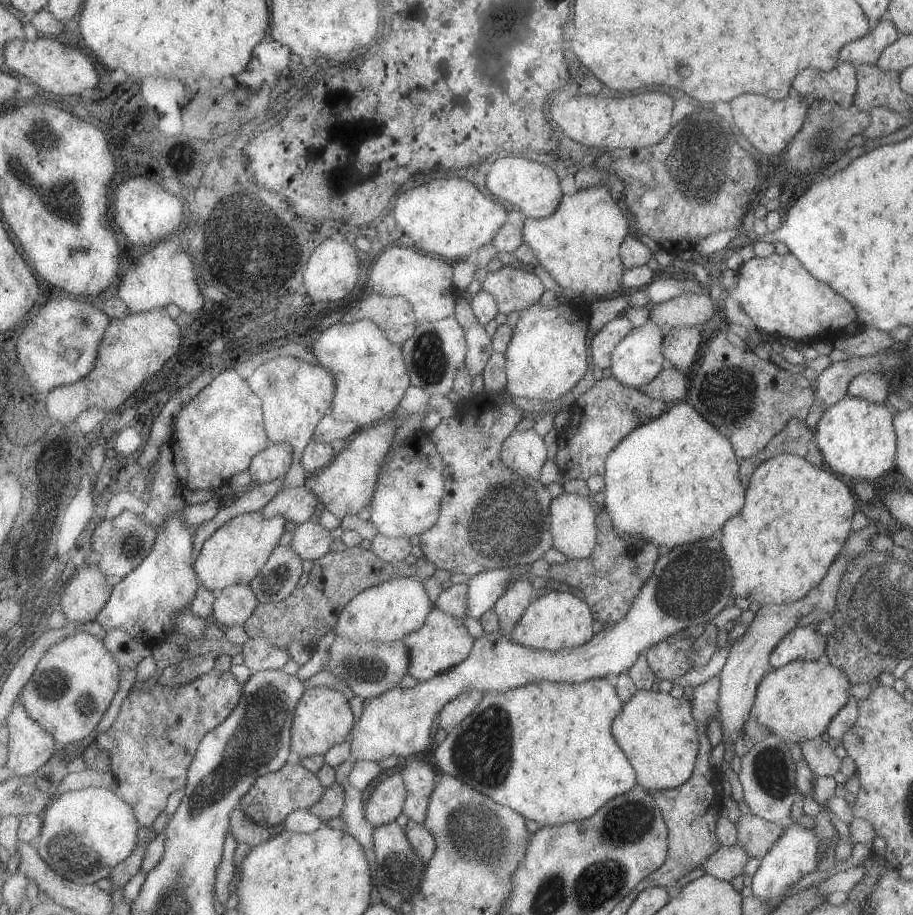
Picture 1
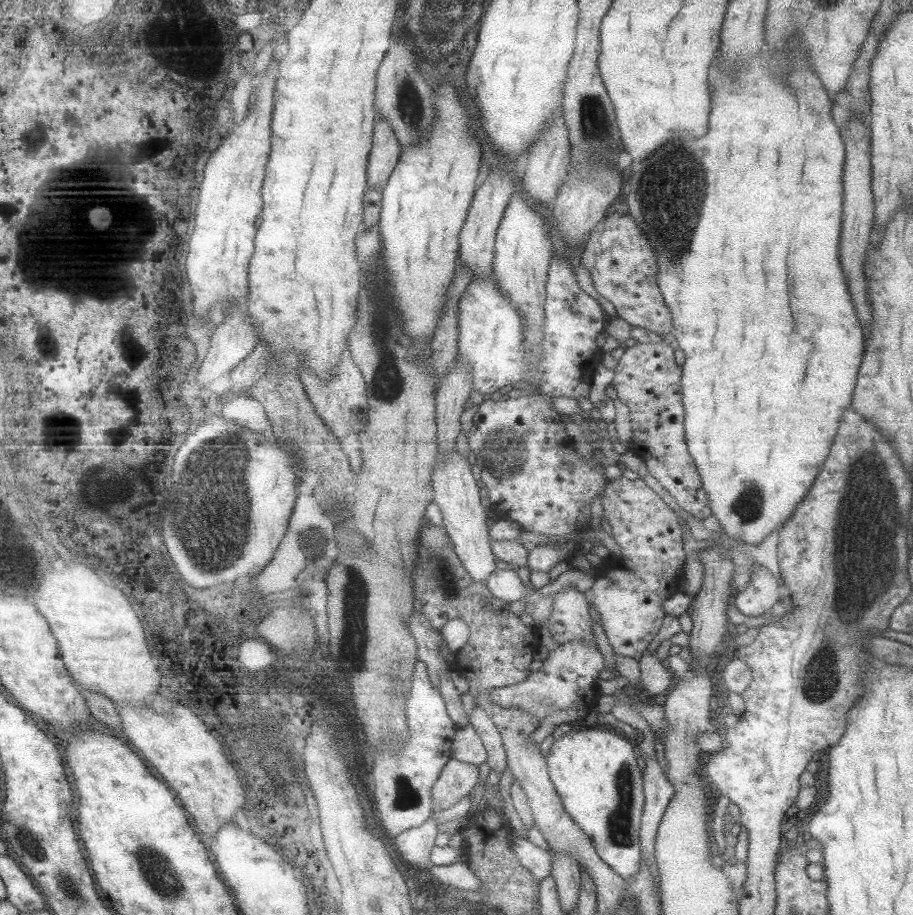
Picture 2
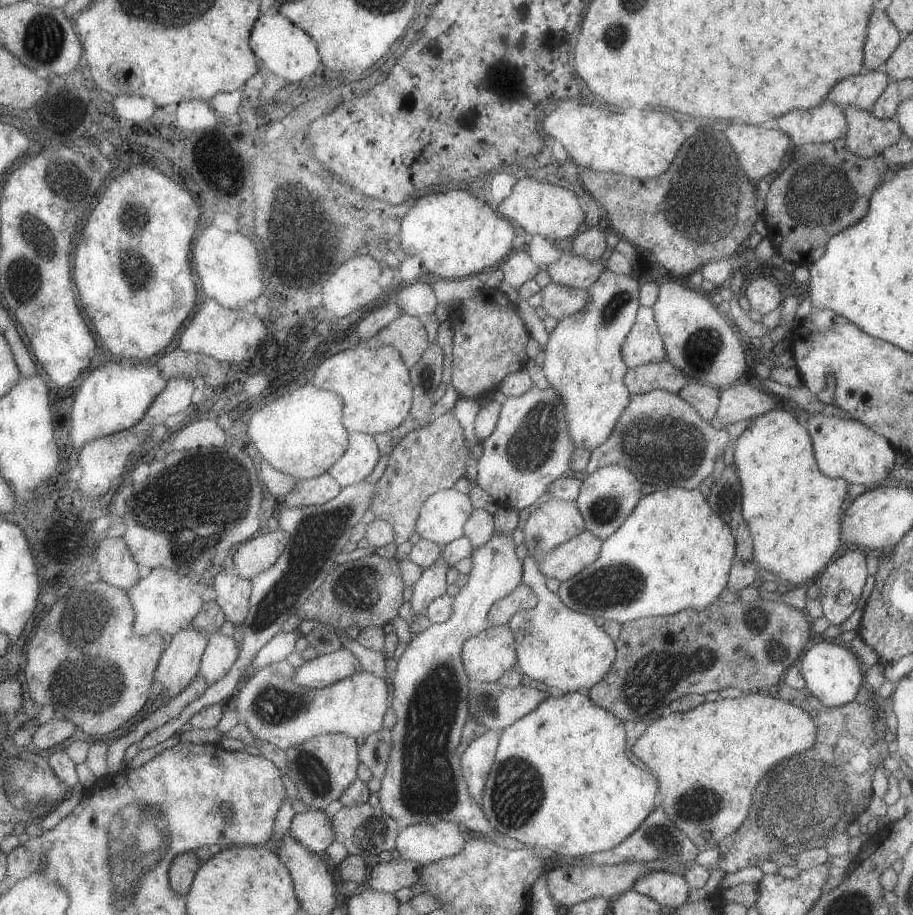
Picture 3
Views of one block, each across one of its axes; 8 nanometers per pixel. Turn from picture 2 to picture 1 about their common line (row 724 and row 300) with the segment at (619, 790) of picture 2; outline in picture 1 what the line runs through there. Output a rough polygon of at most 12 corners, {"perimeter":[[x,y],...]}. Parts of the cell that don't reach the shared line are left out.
{"perimeter":[[605,187],[526,217],[525,243],[566,293],[619,292],[627,220]]}

